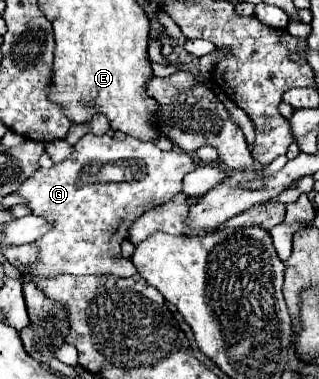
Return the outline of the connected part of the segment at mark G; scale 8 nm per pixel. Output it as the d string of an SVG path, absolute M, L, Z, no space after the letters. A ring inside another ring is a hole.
M83 135L75 145L71 155L53 165L51 169L37 169L29 179L21 183L17 189L17 195L23 197L27 203L27 209L33 215L45 217L51 225L49 233L41 235L37 239L37 261L29 265L29 273L35 277L57 277L63 273L71 275L115 275L115 277L131 277L135 273L135 265L131 261L125 261L121 257L121 241L129 237L129 229L141 213L147 213L149 209L167 203L177 191L183 181L183 175L193 171L195 163L187 153L179 151L161 151L153 143L137 141L135 137L115 139L111 135ZM107 163L119 165L123 171L123 181L107 181L99 175L99 169L107 169Z

